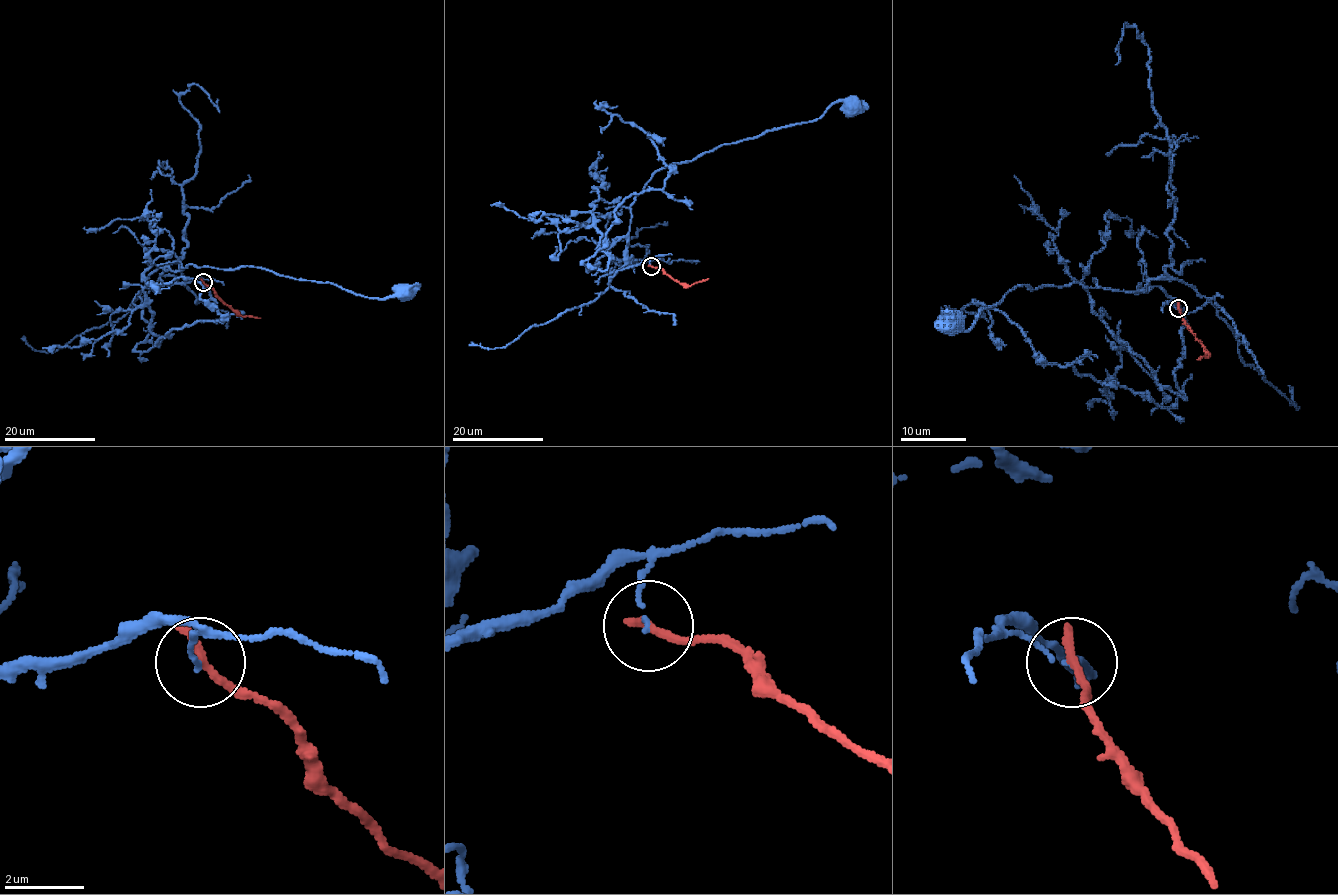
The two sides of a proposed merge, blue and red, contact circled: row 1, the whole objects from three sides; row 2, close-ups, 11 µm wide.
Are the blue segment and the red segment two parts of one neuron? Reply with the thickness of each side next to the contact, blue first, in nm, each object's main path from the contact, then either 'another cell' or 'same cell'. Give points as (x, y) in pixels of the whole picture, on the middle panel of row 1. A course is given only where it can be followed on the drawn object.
90/280 nm | blue via (650, 266), (608, 285), (624, 264), (630, 205), (657, 171), (815, 121), (833, 104), (853, 109) | red via (650, 266), (659, 267), (674, 280), (689, 285), (708, 278) | another cell

